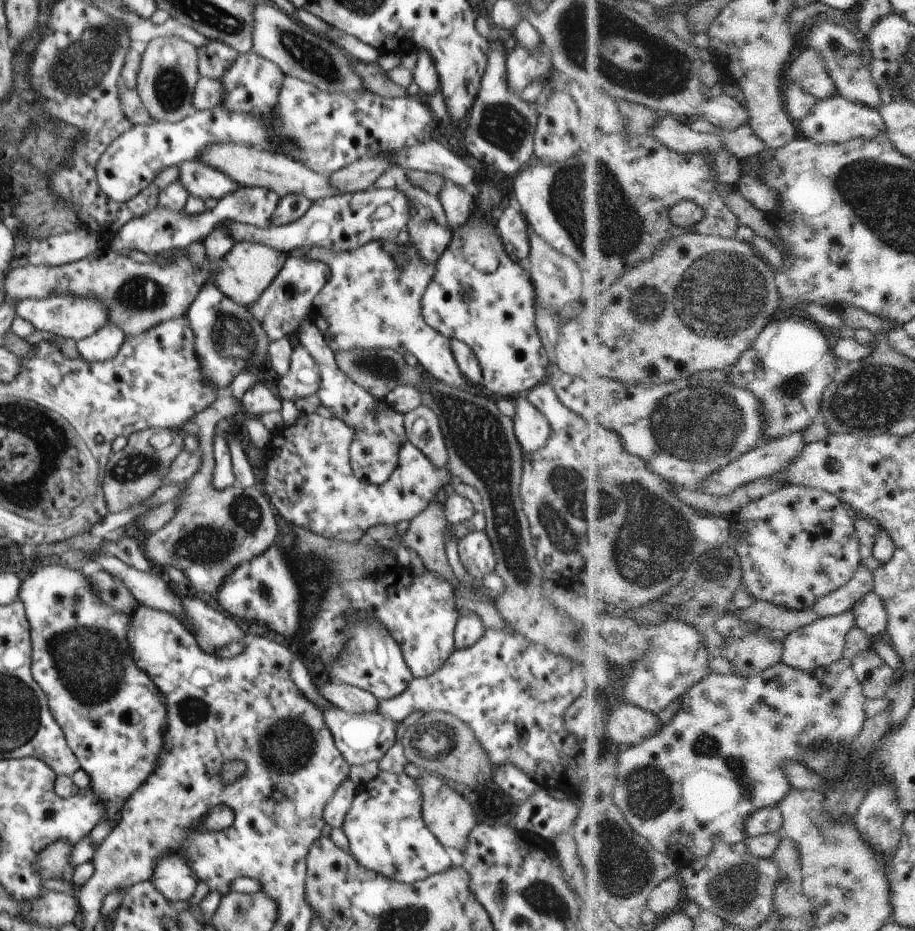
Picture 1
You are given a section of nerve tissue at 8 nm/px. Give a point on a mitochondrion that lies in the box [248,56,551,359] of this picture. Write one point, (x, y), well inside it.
(505, 126)

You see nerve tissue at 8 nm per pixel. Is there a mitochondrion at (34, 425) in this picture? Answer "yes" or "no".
yes

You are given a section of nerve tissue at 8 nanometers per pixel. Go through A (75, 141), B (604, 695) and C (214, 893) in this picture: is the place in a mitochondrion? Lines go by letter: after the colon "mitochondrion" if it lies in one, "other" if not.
A: other
B: other
C: other

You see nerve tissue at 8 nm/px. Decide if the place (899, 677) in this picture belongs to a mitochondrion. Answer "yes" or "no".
no

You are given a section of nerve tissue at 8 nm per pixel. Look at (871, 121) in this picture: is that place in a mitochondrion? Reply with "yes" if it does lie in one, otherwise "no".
no

